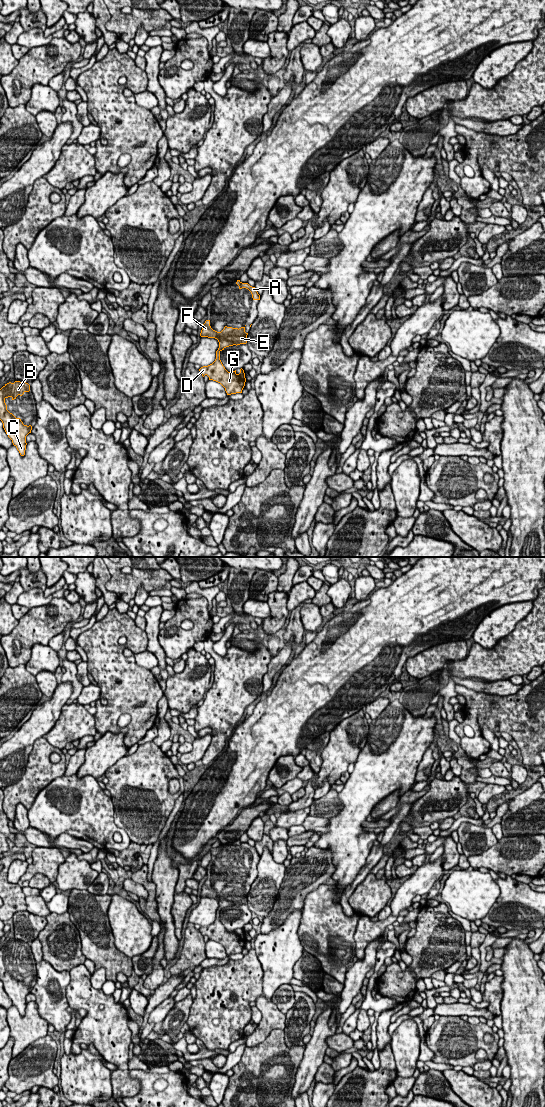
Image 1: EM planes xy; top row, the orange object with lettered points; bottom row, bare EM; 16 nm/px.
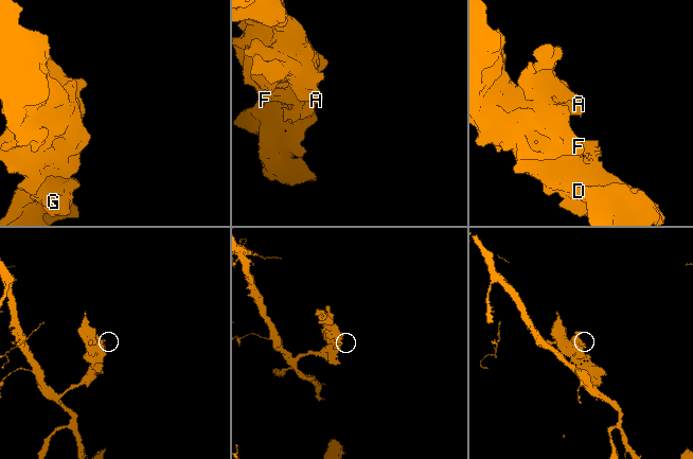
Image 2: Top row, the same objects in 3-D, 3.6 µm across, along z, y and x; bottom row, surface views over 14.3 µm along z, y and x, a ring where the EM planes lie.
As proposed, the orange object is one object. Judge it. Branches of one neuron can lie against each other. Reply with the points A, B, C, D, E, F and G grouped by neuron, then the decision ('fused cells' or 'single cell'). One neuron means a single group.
A B C D E F G | single cell

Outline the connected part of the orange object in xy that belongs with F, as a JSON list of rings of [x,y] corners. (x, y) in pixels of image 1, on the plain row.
[[[206,880],[202,886],[200,896],[217,899],[219,908],[216,911],[215,921],[208,926],[201,927],[199,931],[203,937],[207,935],[209,940],[220,943],[225,948],[227,955],[242,953],[246,938],[242,928],[239,934],[236,933],[236,930],[228,932],[220,920],[220,912],[229,906],[246,904],[247,895],[245,886],[239,889],[225,886],[221,892],[211,888],[210,880]]]

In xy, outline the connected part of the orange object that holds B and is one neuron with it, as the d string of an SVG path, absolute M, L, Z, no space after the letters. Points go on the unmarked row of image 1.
M15 941L7 943L0 949L0 980L3 988L12 1000L13 1005L17 1008L21 1016L25 1015L26 996L31 993L32 986L24 985L20 978L16 978L7 970L5 959L11 957L16 959L18 955L22 956L25 952L30 951L30 945L26 942Z

